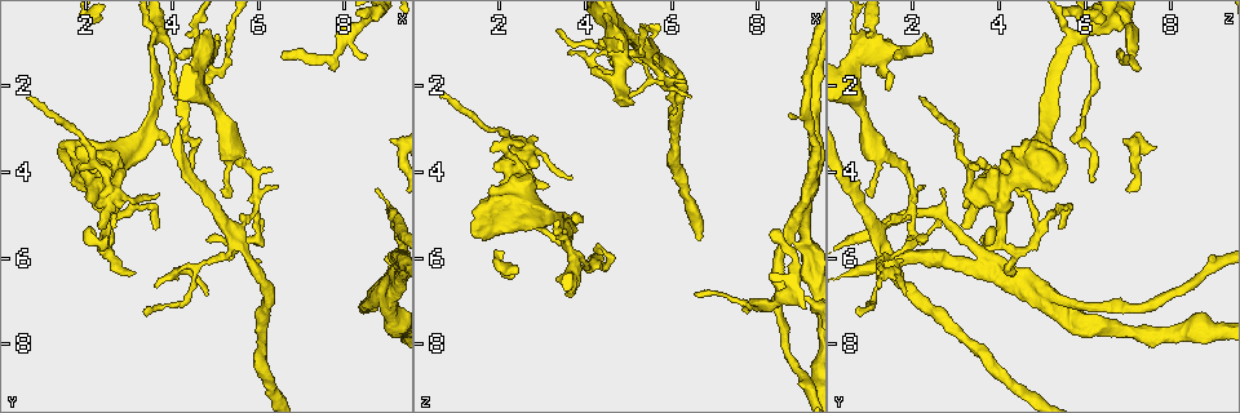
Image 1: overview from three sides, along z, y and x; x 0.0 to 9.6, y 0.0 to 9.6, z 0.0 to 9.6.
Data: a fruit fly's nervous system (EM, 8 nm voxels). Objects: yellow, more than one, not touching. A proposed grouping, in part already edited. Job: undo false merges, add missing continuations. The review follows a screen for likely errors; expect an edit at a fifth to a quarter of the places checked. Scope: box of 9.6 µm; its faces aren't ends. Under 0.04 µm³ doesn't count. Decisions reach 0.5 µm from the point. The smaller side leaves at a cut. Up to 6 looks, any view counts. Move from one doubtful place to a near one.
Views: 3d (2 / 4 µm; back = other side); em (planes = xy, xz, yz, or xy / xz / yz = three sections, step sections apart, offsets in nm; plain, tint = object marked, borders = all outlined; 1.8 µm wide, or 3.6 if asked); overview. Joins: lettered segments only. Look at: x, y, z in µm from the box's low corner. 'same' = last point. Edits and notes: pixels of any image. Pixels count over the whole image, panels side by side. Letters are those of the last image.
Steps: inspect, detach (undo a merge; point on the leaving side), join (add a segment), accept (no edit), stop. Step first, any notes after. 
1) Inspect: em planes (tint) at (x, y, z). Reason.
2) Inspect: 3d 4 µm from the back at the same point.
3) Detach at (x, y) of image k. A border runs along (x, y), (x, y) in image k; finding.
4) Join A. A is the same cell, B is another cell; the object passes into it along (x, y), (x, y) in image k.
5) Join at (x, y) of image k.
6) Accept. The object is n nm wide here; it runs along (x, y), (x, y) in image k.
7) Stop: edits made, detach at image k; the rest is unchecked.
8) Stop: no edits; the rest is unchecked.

Inspect: em xy step 16 (borders) at (4.70, 1.20, 0.95).

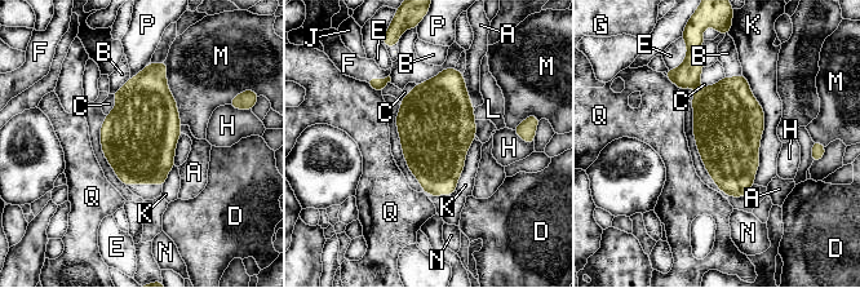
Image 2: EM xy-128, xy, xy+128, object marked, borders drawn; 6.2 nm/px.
Accept. A, B, C, D, E, F, G, H, J, K, L, M, N, P and Q are other cells; a border runs along (364, 82), (381, 92) in image 2; continuous, no second neuron.

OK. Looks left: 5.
Inspect: 3d 2 µm at (6.60, 1.25, 6.90). Free end.

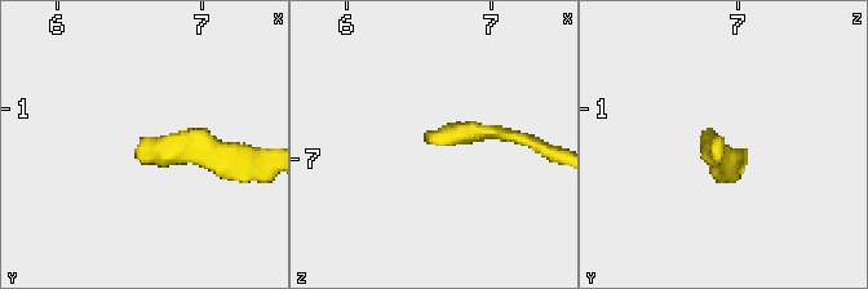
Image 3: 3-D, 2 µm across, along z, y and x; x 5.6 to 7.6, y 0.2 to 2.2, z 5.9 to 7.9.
Inspect: em xz step 16 (borders) at (6.56, 1.32, 6.88).

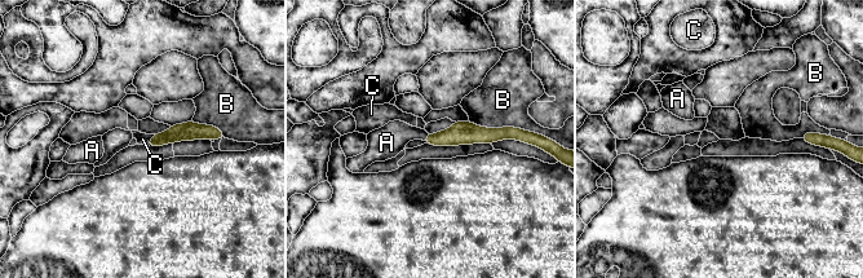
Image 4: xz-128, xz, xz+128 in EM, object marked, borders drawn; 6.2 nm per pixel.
Join A. A is the same cell, B and C are other cells; the object passes into it along (461, 132), (426, 137), (388, 141) in image 4; it goes on there.

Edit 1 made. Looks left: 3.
Stop: edits made, join at image 4; the rest is unchecked.

